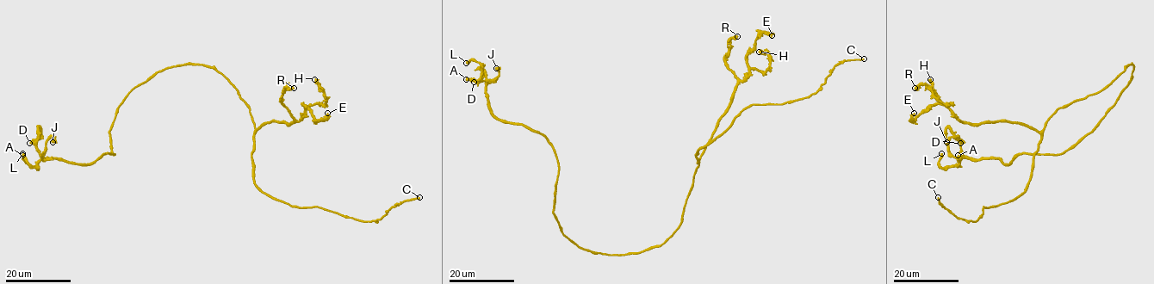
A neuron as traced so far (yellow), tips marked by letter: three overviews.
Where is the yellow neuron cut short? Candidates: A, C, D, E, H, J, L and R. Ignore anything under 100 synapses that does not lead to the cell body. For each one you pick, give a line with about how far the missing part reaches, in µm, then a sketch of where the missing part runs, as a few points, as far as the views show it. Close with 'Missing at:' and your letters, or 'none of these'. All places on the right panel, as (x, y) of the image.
Missing at: none of these

